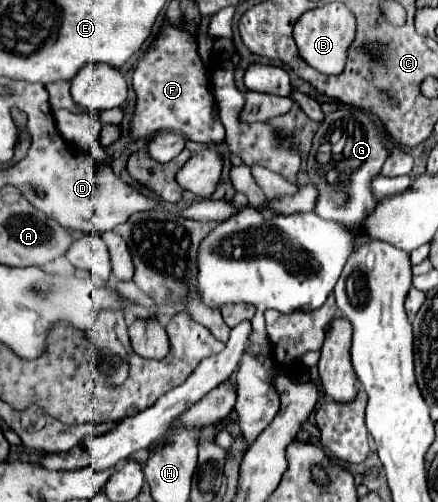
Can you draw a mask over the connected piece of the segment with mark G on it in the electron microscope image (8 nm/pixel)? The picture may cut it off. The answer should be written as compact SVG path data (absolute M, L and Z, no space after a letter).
M334 110L326 116L326 120L320 124L314 142L312 142L312 150L308 156L308 178L310 182L318 188L318 200L314 206L314 212L322 218L328 220L338 220L340 224L346 224L348 228L356 228L358 224L362 224L364 216L368 216L378 200L372 194L372 180L380 174L382 164L386 162L386 158L390 156L390 134L386 132L386 128L378 126L368 112L364 110Z

